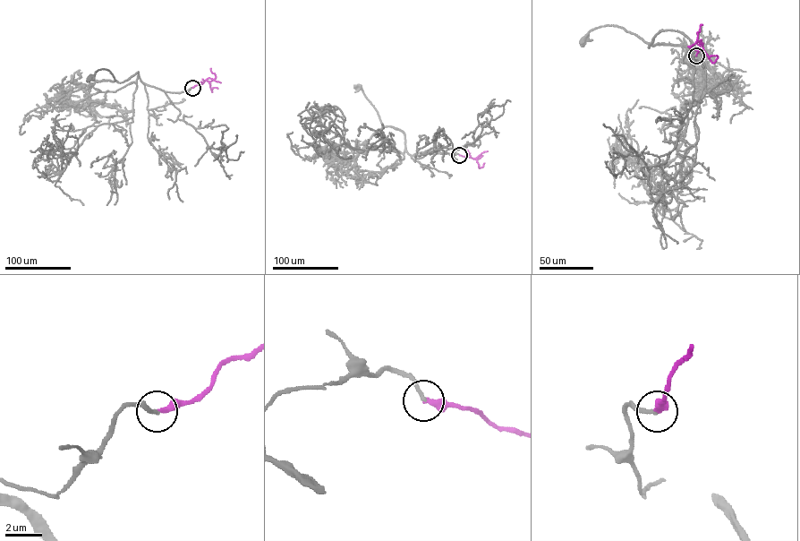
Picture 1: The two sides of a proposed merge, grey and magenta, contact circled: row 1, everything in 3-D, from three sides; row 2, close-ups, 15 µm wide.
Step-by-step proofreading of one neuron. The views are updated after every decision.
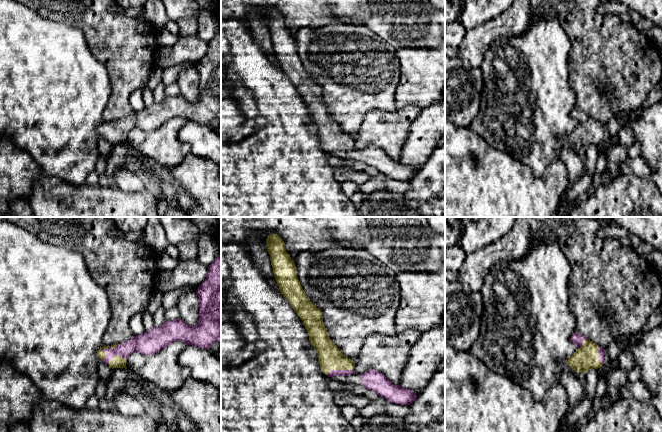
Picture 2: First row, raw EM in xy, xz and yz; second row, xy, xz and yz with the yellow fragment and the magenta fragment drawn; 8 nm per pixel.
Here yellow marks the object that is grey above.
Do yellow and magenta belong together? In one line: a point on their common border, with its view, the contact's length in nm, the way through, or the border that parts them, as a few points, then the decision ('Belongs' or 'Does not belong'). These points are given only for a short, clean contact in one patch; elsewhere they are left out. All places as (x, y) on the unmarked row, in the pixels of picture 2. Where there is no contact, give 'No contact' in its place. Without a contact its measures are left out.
Touches yellow at xy (105, 124). Shared border 200 nm. Path across: xy (100, 129), (105, 124), (124, 126), (134, 120). Belongs

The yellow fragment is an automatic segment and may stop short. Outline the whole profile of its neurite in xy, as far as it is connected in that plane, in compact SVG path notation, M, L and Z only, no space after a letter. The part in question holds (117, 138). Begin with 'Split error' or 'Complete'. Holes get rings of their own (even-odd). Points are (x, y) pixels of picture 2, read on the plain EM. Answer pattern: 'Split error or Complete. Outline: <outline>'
Split error. Outline: M221 31L208 42L207 53L198 63L196 69L199 73L199 97L196 102L186 100L181 94L165 97L160 103L153 103L150 107L144 107L122 120L104 121L97 127L99 135L112 145L126 144L127 135L133 128L152 131L175 117L183 117L187 121L210 125L212 120L221 117Z

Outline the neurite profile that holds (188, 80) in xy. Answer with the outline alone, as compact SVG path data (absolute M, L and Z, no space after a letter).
M196 68L182 70L176 80L181 95L190 102L197 102L199 97L199 73Z

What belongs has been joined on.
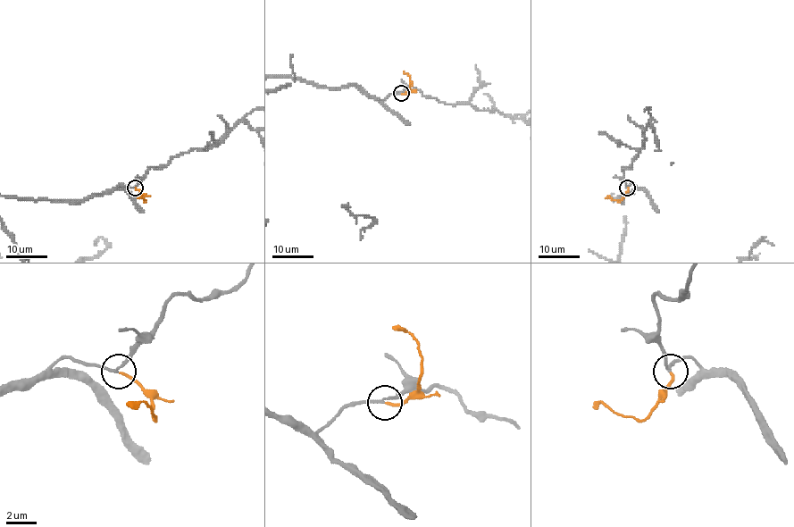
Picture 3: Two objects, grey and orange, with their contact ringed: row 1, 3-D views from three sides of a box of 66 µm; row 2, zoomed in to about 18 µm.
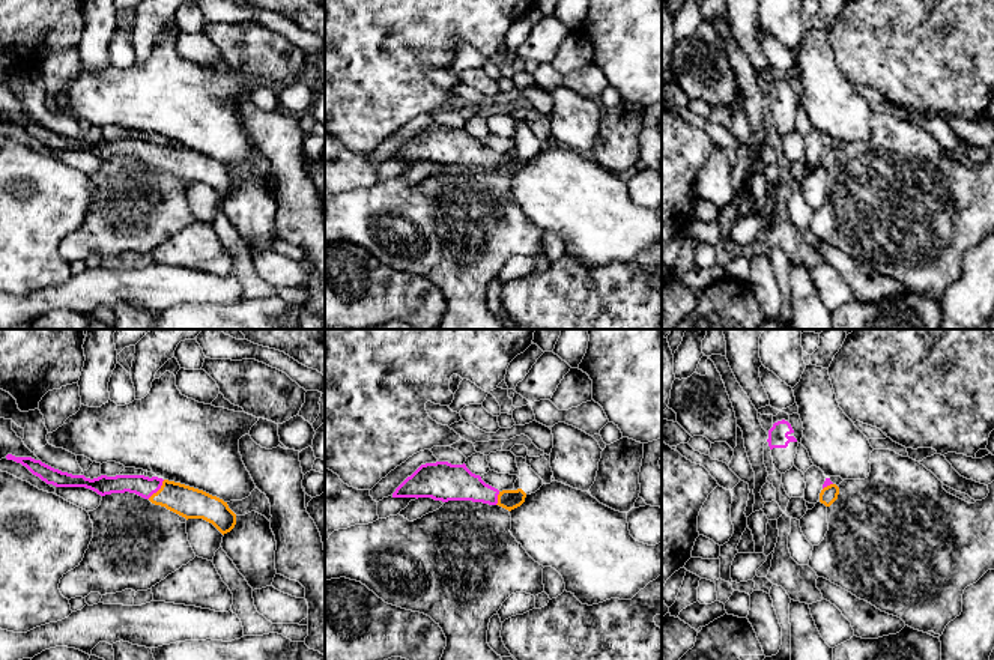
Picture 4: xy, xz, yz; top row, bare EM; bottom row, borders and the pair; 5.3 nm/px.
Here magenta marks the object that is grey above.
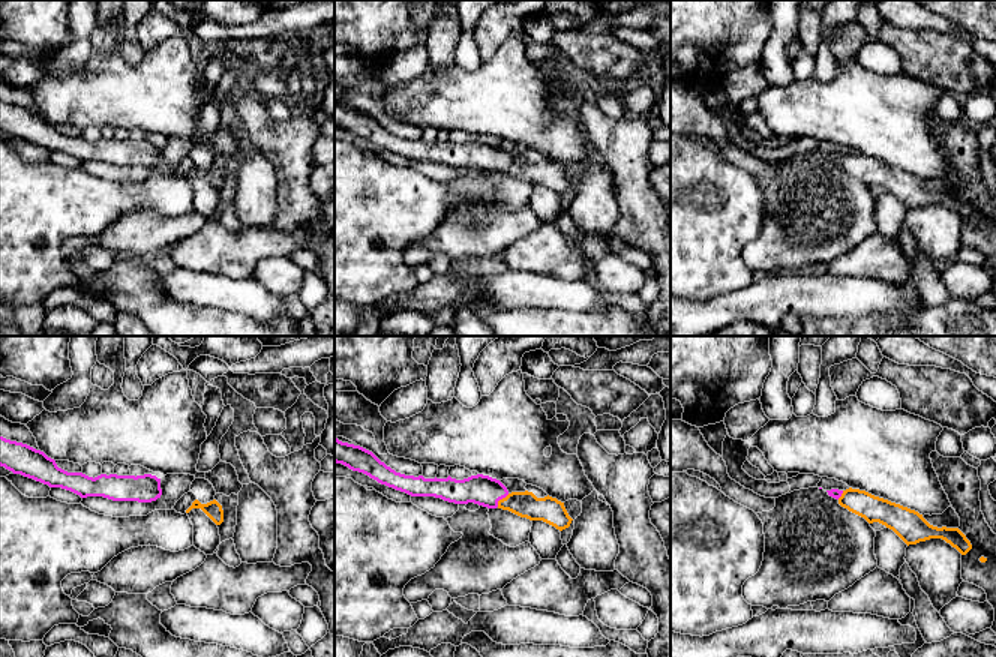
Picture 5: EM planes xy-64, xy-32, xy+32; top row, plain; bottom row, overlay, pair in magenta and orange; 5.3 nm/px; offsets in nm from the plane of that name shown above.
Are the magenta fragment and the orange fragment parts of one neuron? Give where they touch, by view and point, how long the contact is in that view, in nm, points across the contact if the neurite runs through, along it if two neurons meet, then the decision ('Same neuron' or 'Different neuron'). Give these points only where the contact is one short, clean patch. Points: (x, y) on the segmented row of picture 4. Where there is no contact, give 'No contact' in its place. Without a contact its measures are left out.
Touches magenta at xy (157, 490). Shared border 140 nm. Path across: xy (143, 486), (157, 490), (190, 502). Same neuron

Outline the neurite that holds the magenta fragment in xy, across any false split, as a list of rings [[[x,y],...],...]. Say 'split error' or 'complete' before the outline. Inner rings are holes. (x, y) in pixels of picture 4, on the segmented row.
split error | [[[8,454],[6,459],[21,463],[33,475],[56,487],[86,487],[101,496],[125,492],[135,493],[155,505],[165,507],[186,520],[203,519],[212,523],[223,535],[230,532],[236,525],[236,514],[229,508],[227,502],[180,483],[144,475],[101,475],[90,480],[84,475],[62,472],[32,457]]]

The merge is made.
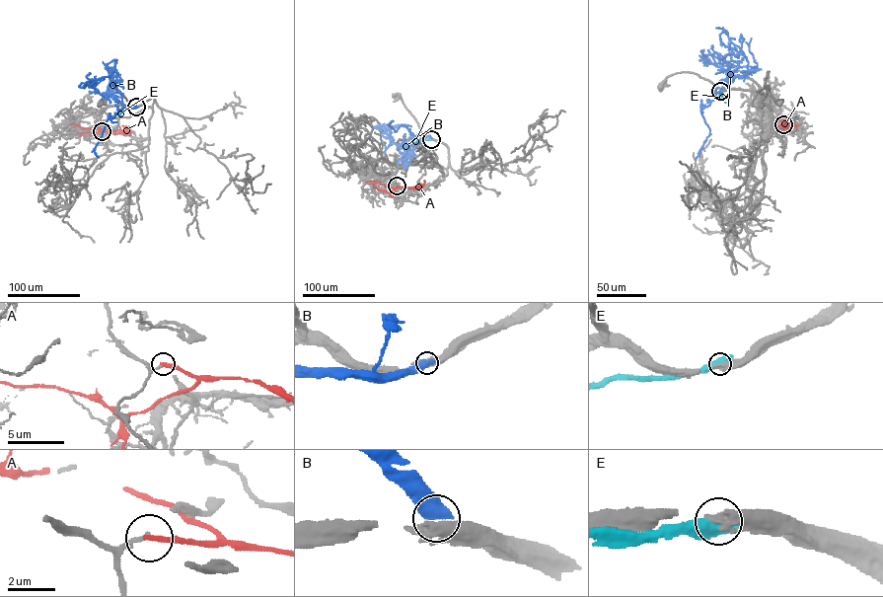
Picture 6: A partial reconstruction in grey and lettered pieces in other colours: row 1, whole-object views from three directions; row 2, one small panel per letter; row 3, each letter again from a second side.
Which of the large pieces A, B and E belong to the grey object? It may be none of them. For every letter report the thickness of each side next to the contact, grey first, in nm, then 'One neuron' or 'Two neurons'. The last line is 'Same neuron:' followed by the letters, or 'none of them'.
A: Thickness 170 nm (grey) against 240 nm. Two neurons
B: Thickness 700 nm (grey) against 600 nm. Two neurons
E: Thickness 500 nm (grey) against 480 nm. Two neurons
Same neuron: none of them

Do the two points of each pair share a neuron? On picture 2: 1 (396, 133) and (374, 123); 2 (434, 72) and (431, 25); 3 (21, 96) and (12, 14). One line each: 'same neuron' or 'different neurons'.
1: same neuron
2: different neurons
3: same neuron

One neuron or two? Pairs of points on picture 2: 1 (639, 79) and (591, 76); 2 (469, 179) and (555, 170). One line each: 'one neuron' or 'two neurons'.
1: one neuron
2: one neuron

